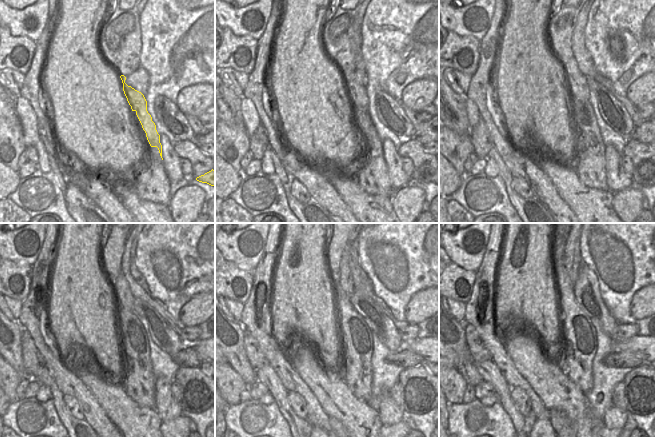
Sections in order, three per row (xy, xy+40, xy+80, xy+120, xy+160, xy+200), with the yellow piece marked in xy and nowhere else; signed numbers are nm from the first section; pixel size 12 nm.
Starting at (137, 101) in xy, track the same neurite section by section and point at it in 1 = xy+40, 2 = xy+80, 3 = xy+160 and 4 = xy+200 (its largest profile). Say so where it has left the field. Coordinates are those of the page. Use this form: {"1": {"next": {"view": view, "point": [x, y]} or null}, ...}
{"1": {"next": {"view": "xy+40", "point": [357, 92]}}, "2": {"next": {"view": "xy+80", "point": [575, 79]}}, "3": {"next": {"view": "xy+160", "point": [345, 278]}}, "4": {"next": {"view": "xy+200", "point": [572, 261]}}}

